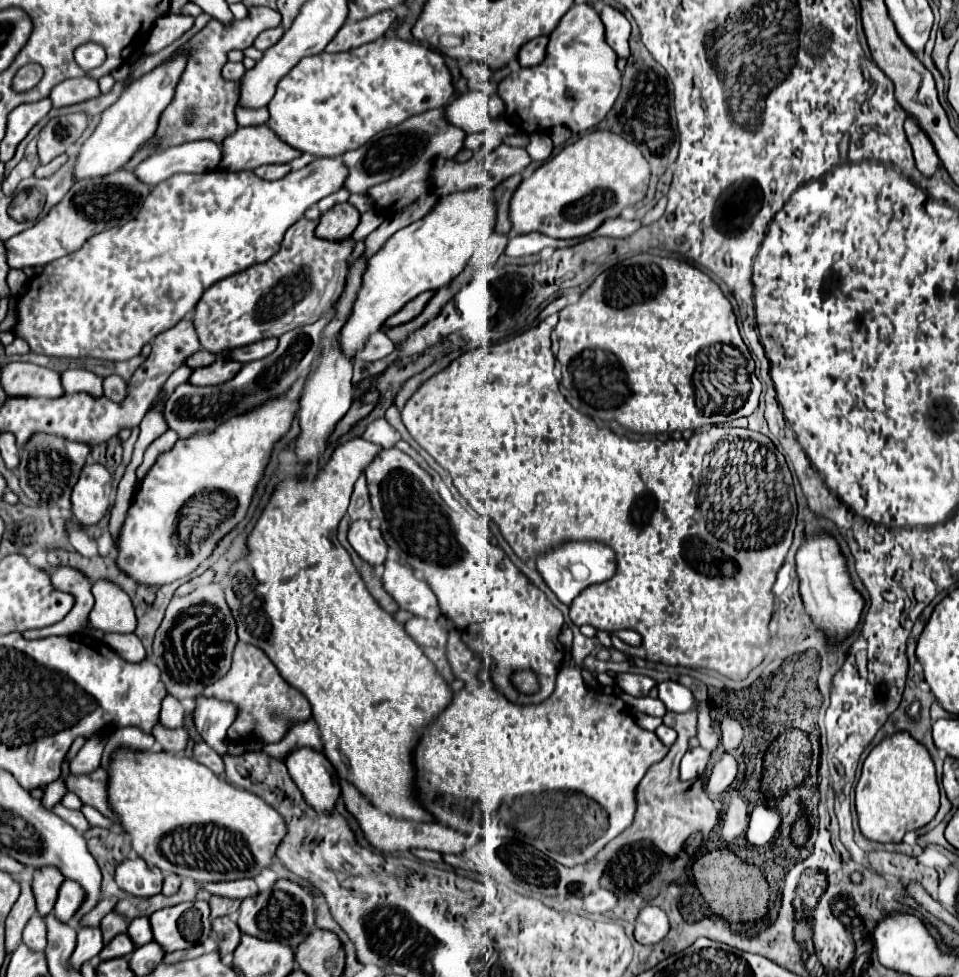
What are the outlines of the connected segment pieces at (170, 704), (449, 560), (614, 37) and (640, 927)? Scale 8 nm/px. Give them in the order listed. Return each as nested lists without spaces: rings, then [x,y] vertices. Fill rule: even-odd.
[[[166,695],[162,699],[162,711],[160,711],[160,721],[162,725],[170,727],[170,729],[176,729],[176,727],[182,727],[184,723],[184,707],[178,699],[174,699],[172,695]]]
[[[396,447],[382,449],[366,467],[364,473],[368,479],[372,509],[380,519],[380,531],[384,541],[388,543],[386,561],[390,559],[410,567],[416,579],[426,581],[440,601],[442,615],[448,617],[458,631],[480,633],[482,639],[468,643],[472,651],[482,653],[492,663],[488,669],[480,673],[480,679],[484,683],[492,683],[496,691],[500,691],[508,701],[518,705],[542,703],[544,699],[548,699],[554,691],[556,673],[562,667],[562,659],[564,659],[564,647],[558,641],[558,633],[564,623],[560,609],[556,609],[548,601],[548,597],[536,585],[532,585],[524,577],[524,573],[520,573],[514,567],[514,563],[506,557],[506,553],[498,545],[490,543],[492,533],[488,525],[482,523],[482,527],[474,527],[474,525],[466,525],[466,521],[462,525],[462,519],[456,519],[454,511],[442,501],[436,487],[432,485],[432,477],[418,463],[414,463],[406,453],[402,453]],[[520,669],[536,671],[540,679],[540,691],[536,695],[520,695],[512,687],[510,675]]]
[[[604,7],[600,11],[600,19],[606,27],[606,43],[616,51],[618,57],[628,57],[628,37],[630,37],[630,23],[628,19],[614,7]]]
[[[644,907],[638,915],[634,937],[642,945],[656,945],[670,931],[668,915],[660,907]]]

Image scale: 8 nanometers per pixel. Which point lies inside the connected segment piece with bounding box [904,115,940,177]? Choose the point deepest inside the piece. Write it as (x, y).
(926, 157)

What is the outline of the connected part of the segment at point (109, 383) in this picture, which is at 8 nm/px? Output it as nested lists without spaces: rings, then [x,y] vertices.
[[[118,377],[104,379],[104,397],[106,399],[122,403],[122,399],[126,399],[126,393],[128,393],[128,387],[126,387],[124,379],[118,379]]]

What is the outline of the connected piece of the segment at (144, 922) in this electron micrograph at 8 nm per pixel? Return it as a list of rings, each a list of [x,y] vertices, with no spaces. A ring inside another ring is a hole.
[[[140,917],[140,919],[130,921],[130,925],[128,925],[128,937],[132,939],[132,943],[136,947],[142,947],[142,945],[150,943],[152,941],[152,931],[150,931],[148,919]]]

